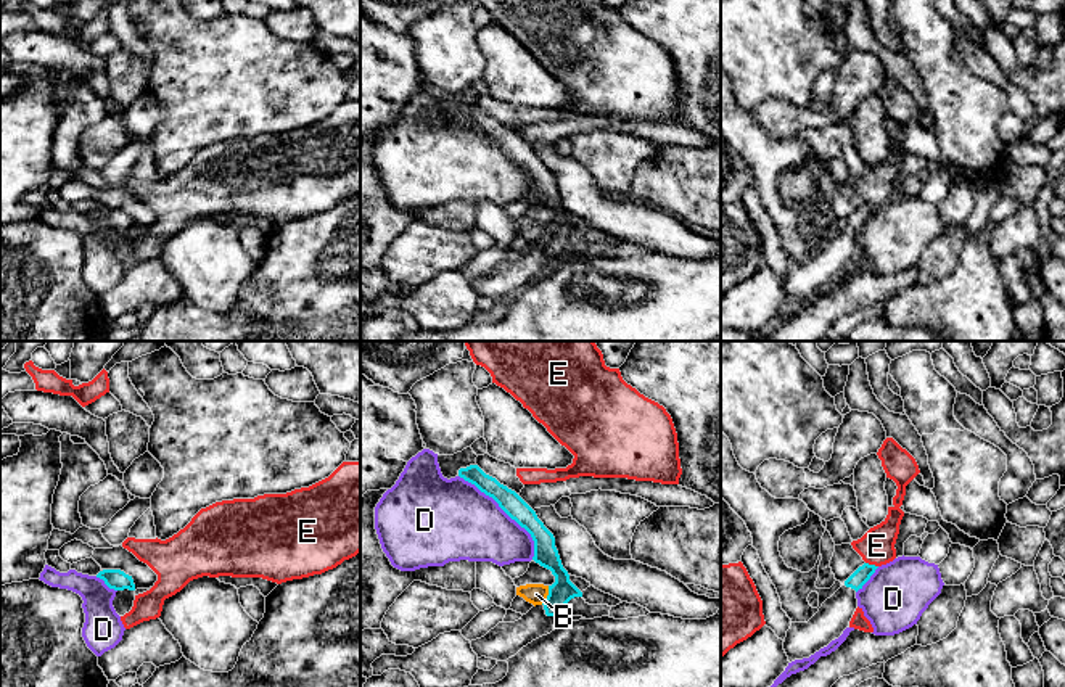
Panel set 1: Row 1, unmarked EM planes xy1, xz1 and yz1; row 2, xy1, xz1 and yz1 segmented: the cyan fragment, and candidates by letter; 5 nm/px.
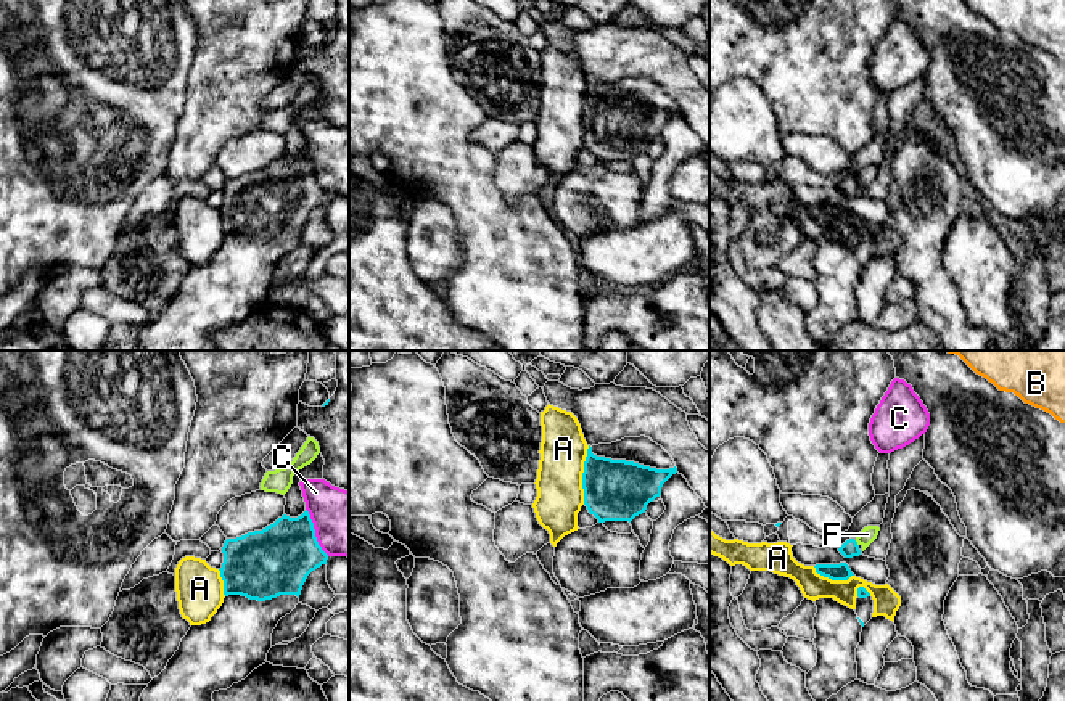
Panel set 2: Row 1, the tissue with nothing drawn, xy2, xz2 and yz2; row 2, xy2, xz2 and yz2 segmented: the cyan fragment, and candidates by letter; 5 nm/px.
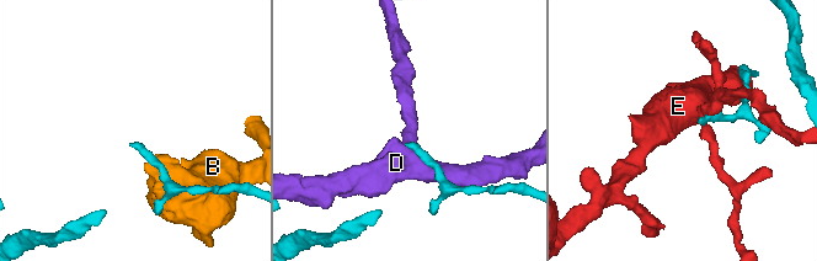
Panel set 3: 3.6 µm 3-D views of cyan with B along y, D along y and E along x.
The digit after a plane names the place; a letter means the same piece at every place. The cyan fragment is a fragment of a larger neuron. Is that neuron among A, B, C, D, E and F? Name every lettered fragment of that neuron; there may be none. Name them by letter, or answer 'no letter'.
no letter

